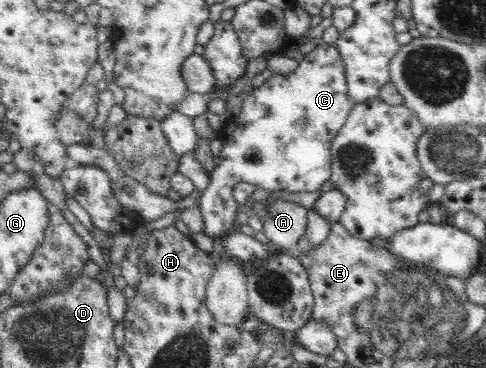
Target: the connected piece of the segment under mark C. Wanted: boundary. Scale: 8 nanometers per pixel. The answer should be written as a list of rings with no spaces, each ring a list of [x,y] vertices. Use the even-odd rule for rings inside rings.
[[[321,42],[315,46],[304,48],[303,59],[297,63],[297,66],[292,69],[290,73],[286,73],[286,75],[283,76],[272,75],[268,77],[263,84],[256,85],[256,88],[248,87],[244,91],[242,113],[236,116],[235,120],[226,128],[223,127],[220,129],[216,135],[216,138],[221,141],[221,149],[218,156],[220,158],[220,163],[213,167],[213,170],[209,173],[209,180],[206,189],[201,191],[199,194],[198,208],[203,221],[203,230],[201,232],[215,241],[217,237],[222,237],[225,233],[231,231],[232,228],[235,228],[233,220],[238,204],[234,201],[234,198],[232,198],[232,194],[230,193],[232,193],[234,185],[238,182],[252,183],[252,185],[255,185],[258,189],[269,189],[272,191],[280,191],[281,189],[284,189],[284,191],[294,191],[294,193],[296,193],[296,191],[316,191],[316,189],[319,189],[320,185],[322,185],[324,181],[328,180],[331,174],[330,142],[341,129],[353,104],[354,103],[347,96],[343,61],[338,51],[336,51],[334,44],[331,43],[328,44]]]

